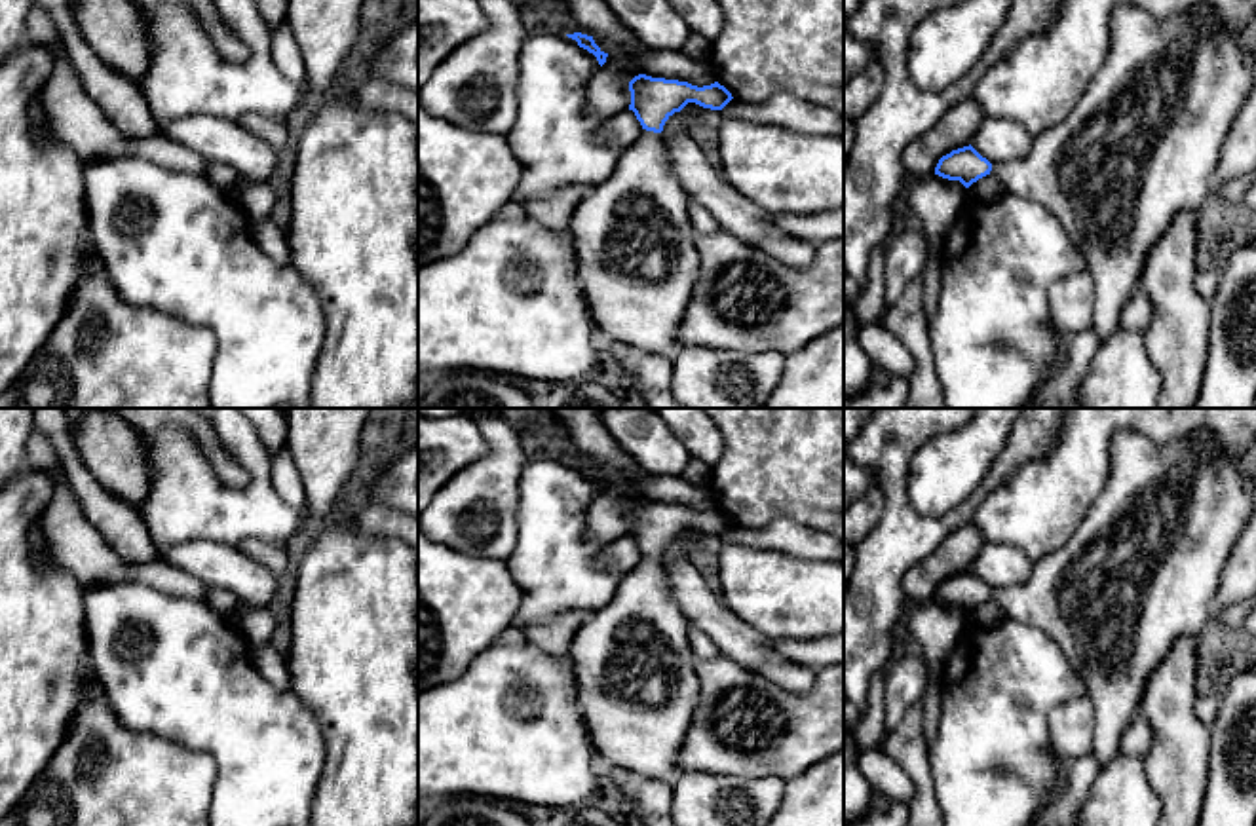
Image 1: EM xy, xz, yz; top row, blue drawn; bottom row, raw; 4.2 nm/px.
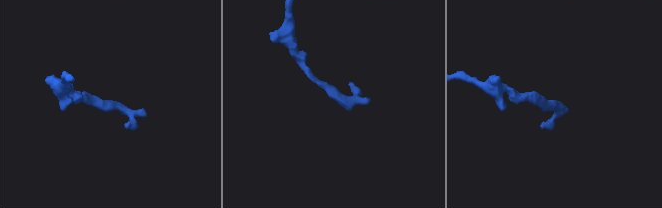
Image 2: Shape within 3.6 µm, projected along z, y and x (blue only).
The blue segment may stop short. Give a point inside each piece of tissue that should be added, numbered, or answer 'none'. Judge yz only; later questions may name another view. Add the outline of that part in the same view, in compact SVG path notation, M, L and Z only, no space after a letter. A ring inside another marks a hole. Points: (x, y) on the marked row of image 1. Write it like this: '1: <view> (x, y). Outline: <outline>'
1: yz (1144, 141). Outline: M1117 6L1108 59L1070 116L1037 135L1024 158L992 165L1005 190L1039 203L1079 245L1094 285L1093 329L1100 342L1119 327L1121 310L1138 292L1146 258L1163 232L1182 209L1199 209L1210 197L1222 144L1254 85L1254 72L1254 36L1235 40L1207 8L1155 19L1144 8Z

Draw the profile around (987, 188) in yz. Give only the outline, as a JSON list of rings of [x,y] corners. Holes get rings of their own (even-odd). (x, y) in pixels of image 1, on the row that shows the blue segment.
[[[986,175],[982,178],[979,178],[977,182],[973,182],[967,190],[965,190],[965,199],[977,199],[977,201],[992,201],[996,199],[1001,192],[1003,192],[1003,184],[999,182],[999,178],[996,175]]]

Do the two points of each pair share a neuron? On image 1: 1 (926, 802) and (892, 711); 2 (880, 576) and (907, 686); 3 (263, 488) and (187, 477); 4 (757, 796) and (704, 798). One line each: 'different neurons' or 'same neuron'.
1: different neurons
2: different neurons
3: same neuron
4: same neuron

